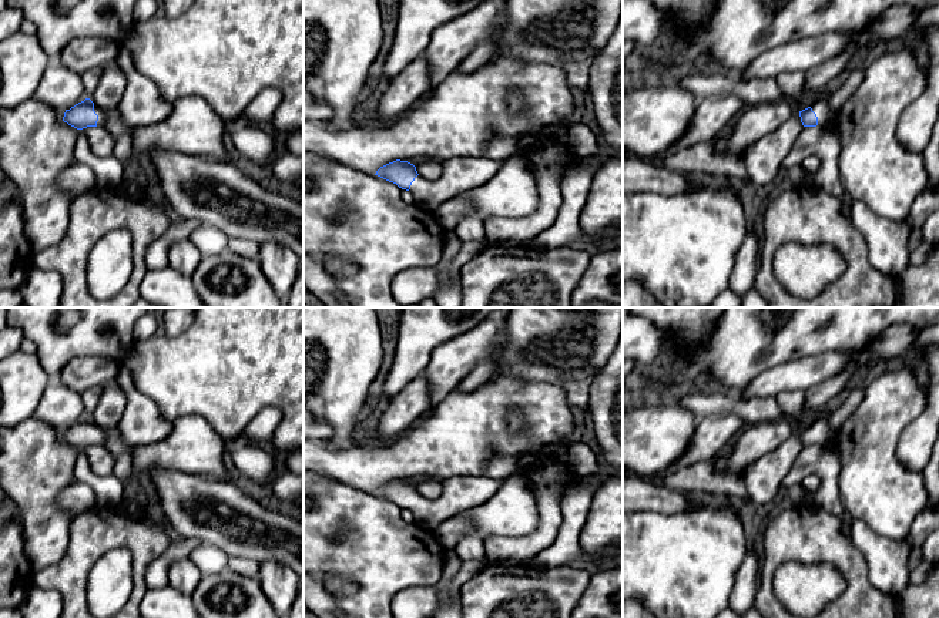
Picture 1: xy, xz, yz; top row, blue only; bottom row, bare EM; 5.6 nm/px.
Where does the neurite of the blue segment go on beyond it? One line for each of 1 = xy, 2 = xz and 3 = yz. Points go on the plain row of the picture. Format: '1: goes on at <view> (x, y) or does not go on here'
1: goes on at xy (101, 433)
2: goes on at xz (459, 493)
3: goes on at yz (825, 435)

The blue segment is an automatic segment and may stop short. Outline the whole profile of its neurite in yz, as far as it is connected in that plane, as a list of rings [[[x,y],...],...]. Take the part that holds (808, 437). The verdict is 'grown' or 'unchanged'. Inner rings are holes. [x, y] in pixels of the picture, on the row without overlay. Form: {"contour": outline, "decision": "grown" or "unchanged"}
{"contour": [[[819,417],[811,426],[799,430],[799,436],[804,446],[828,444],[835,437],[828,417]]], "decision": "grown"}

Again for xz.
{"contour": [[[453,476],[443,480],[442,494],[430,500],[422,497],[413,483],[396,478],[380,486],[375,494],[409,510],[416,523],[435,531],[445,520],[490,498],[503,480],[489,476]]], "decision": "grown"}

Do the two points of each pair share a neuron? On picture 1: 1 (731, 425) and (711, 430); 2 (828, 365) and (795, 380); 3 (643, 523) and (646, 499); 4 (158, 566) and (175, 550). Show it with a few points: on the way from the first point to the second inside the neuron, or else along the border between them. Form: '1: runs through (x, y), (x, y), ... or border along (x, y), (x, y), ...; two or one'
1: runs through (727, 426), (716, 430); one
2: runs through (820, 368), (804, 373); one
3: border along (637, 510), (678, 511); two
4: runs through (163, 563), (171, 554); one

